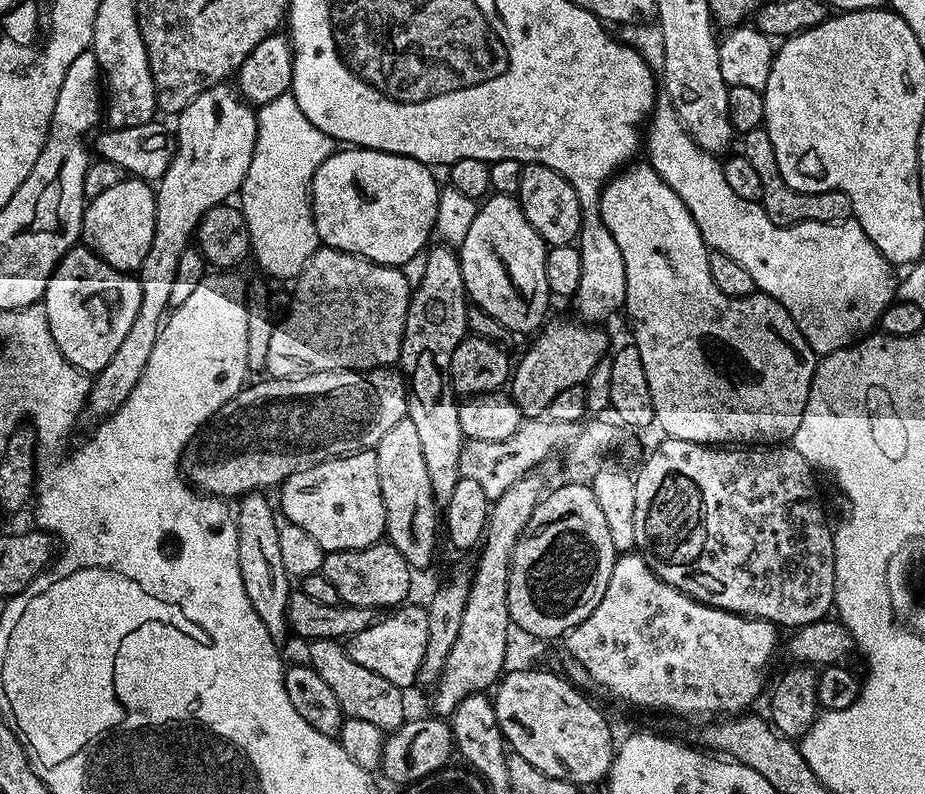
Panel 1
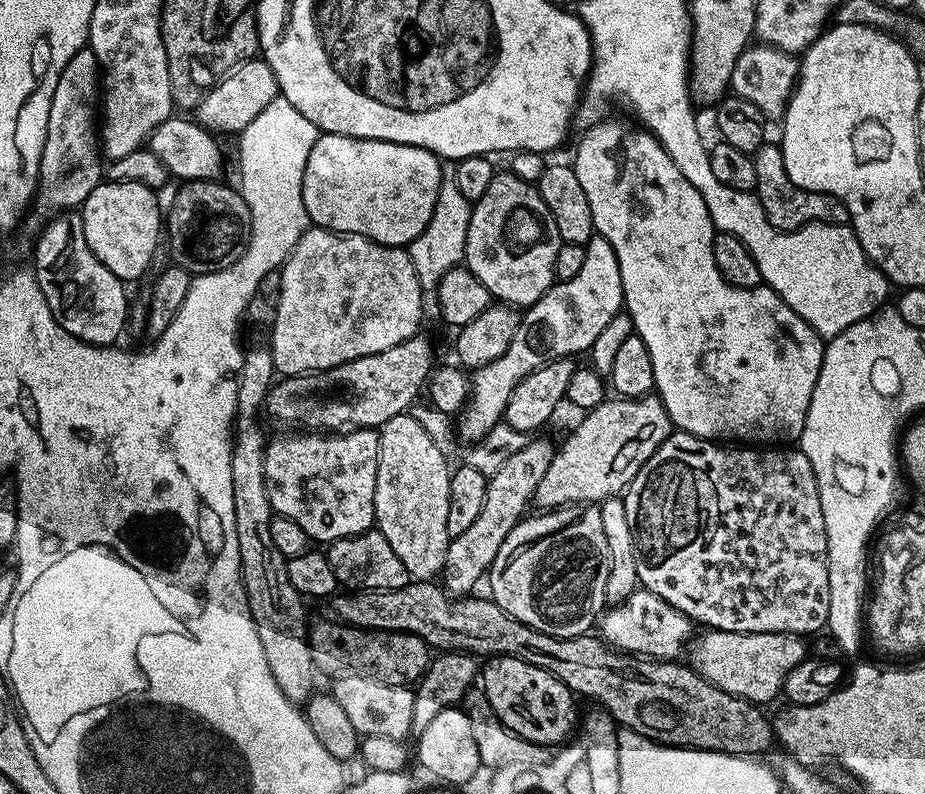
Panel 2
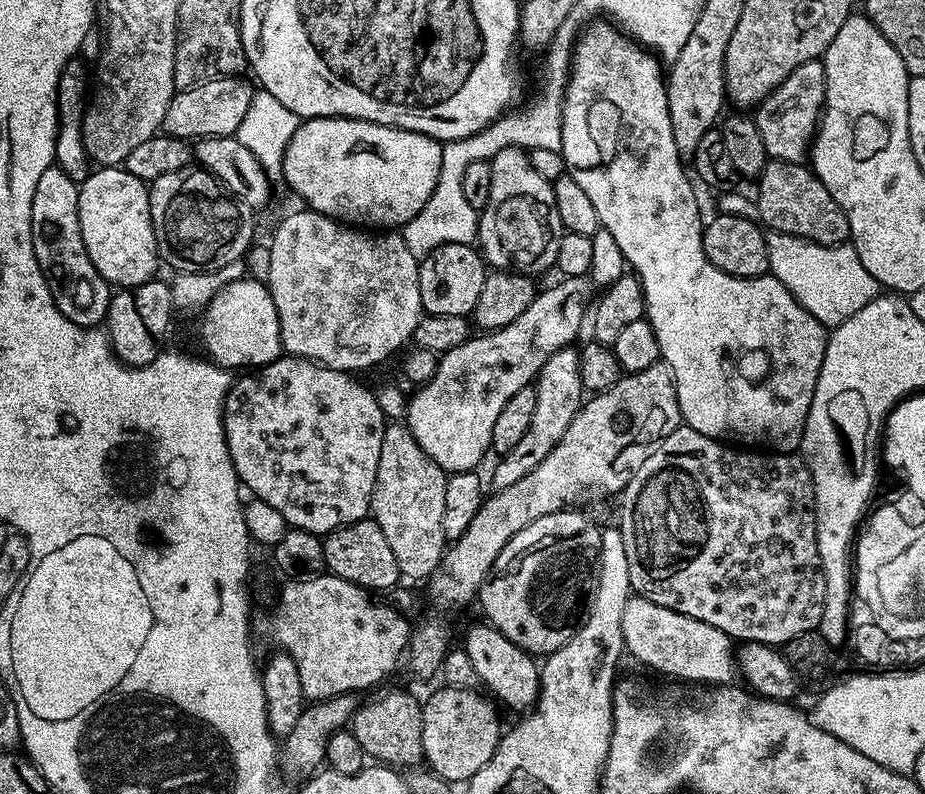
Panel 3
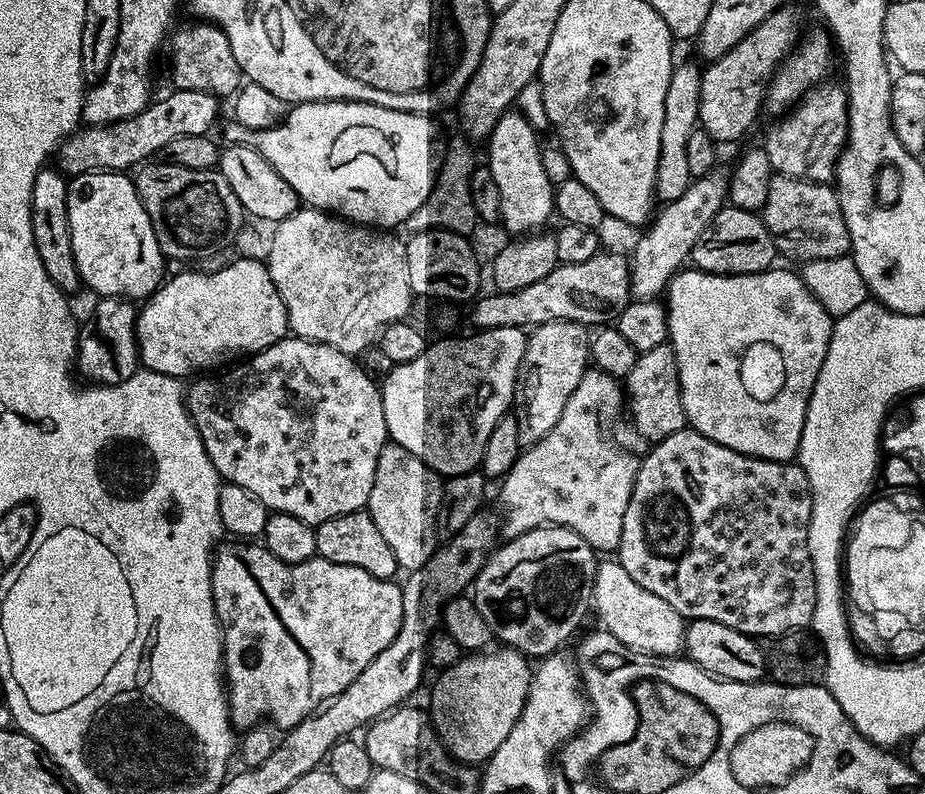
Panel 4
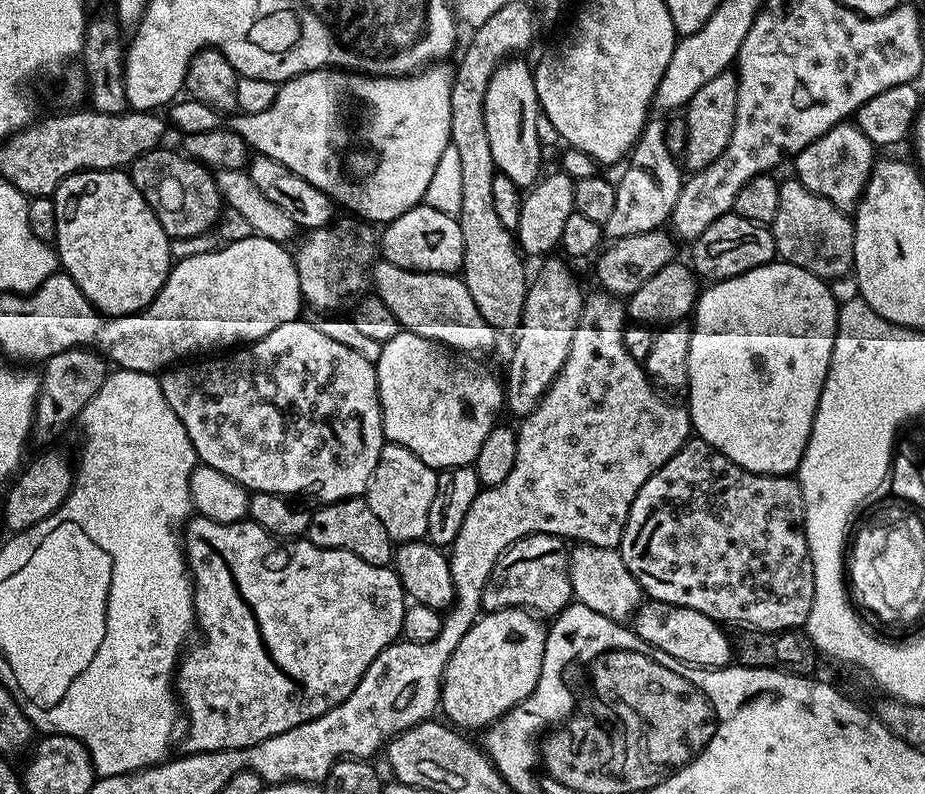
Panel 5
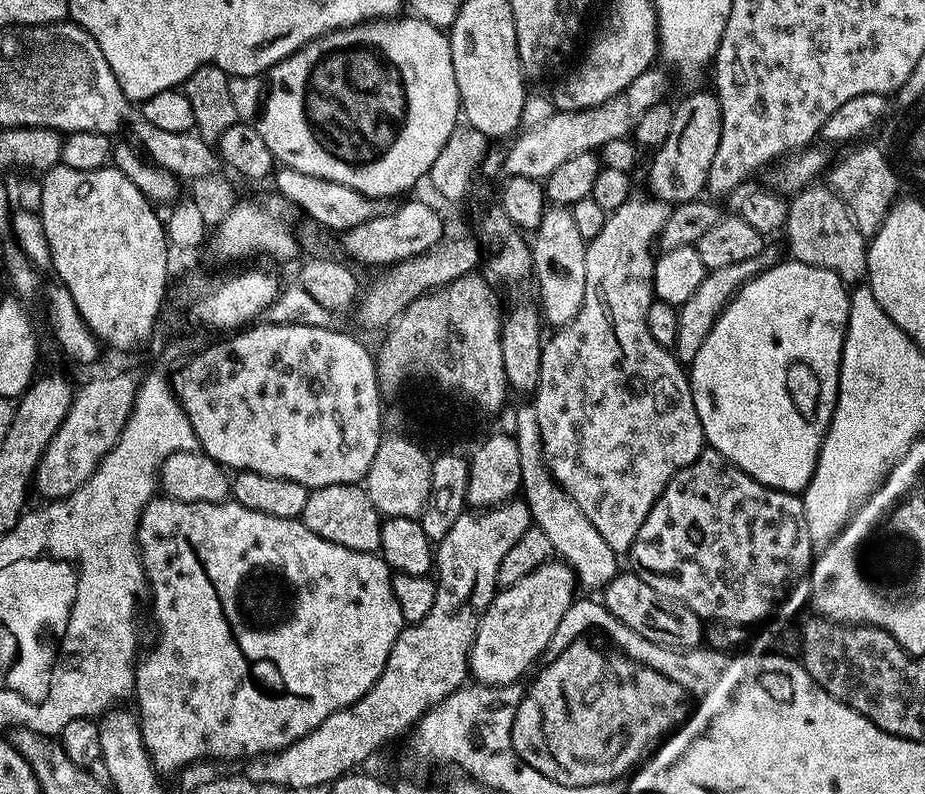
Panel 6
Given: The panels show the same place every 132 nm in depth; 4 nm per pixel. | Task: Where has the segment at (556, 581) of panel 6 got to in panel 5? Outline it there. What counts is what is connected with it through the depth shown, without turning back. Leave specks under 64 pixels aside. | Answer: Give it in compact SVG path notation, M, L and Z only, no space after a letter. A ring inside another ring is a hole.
M503 608L497 612L484 612L474 626L466 630L466 638L462 638L454 654L450 654L450 662L446 662L444 678L440 682L440 708L448 715L449 725L460 730L487 729L499 716L506 715L531 694L538 682L538 674L542 674L542 658L548 637L545 625L543 628L539 622L527 608Z

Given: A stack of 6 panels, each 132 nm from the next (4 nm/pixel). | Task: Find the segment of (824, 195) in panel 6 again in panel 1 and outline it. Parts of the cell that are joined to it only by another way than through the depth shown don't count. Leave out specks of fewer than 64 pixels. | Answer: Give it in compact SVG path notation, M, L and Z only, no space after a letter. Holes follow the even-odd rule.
M758 127L743 133L744 148L742 155L754 166L754 171L759 174L762 181L762 198L760 204L764 213L780 228L789 228L792 224L802 222L826 222L838 224L842 220L853 219L852 203L845 192L830 190L829 192L799 192L794 190L782 178L782 174L776 165L774 158L774 146L768 137L768 131L764 127Z

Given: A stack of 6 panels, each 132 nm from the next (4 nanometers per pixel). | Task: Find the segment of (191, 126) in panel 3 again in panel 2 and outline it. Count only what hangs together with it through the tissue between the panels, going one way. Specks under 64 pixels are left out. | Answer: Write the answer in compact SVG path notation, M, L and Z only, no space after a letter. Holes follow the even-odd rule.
M263 58L246 60L203 96L194 109L194 119L213 134L239 134L246 126L250 126L250 122L254 122L254 118L258 118L258 114L262 114L262 110L266 110L266 106L270 106L270 102L274 102L279 91L274 70L270 70Z

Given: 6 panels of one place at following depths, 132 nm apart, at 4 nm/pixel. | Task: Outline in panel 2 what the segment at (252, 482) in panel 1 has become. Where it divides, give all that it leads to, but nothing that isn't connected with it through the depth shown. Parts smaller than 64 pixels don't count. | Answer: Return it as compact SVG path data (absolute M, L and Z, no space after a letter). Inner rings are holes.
M424 334L411 336L406 342L398 342L398 346L390 346L390 350L382 350L378 354L366 354L362 358L354 358L345 364L339 364L333 368L327 368L324 372L314 372L307 376L285 376L277 379L270 388L266 401L266 412L276 420L281 420L284 424L289 424L292 430L351 430L353 428L374 428L379 429L380 424L391 425L397 418L403 417L409 411L409 408L417 403L419 394L422 392L422 385L427 381L429 373L434 368L432 362L432 344L424 337Z

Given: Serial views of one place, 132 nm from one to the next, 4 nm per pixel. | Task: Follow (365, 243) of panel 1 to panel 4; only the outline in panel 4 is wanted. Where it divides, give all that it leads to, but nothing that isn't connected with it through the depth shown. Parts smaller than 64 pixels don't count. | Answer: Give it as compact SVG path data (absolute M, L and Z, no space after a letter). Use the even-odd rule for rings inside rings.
M315 100L305 104L291 105L287 109L284 119L272 128L247 128L241 124L229 122L224 128L223 143L225 145L248 144L252 148L256 148L258 154L262 154L262 158L266 158L266 162L270 162L270 166L274 166L274 170L278 170L278 174L282 174L282 178L286 178L286 182L290 182L290 186L294 186L294 190L307 207L318 208L322 212L331 212L345 220L352 221L353 224L392 230L395 229L395 224L407 225L408 220L414 214L414 210L418 210L418 206L422 206L422 202L426 202L430 190L436 184L438 152L436 156L436 124L432 120L435 119L423 112L390 110L386 106L374 106L357 100Z

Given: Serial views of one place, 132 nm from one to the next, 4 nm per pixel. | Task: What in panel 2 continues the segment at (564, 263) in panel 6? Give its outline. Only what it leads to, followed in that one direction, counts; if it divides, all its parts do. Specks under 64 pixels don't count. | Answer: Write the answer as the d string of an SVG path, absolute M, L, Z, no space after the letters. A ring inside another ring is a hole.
M540 438L529 439L516 454L511 454L497 473L488 477L486 499L482 502L482 511L478 514L478 519L463 534L449 539L442 587L453 597L469 595L475 589L472 587L487 577L488 568L494 562L498 550L502 550L502 542L506 542L506 534L514 530L519 520L525 519L529 511L528 503L533 503L538 482L542 482L546 470L550 470L550 462L554 455L554 444L548 440L536 439Z

